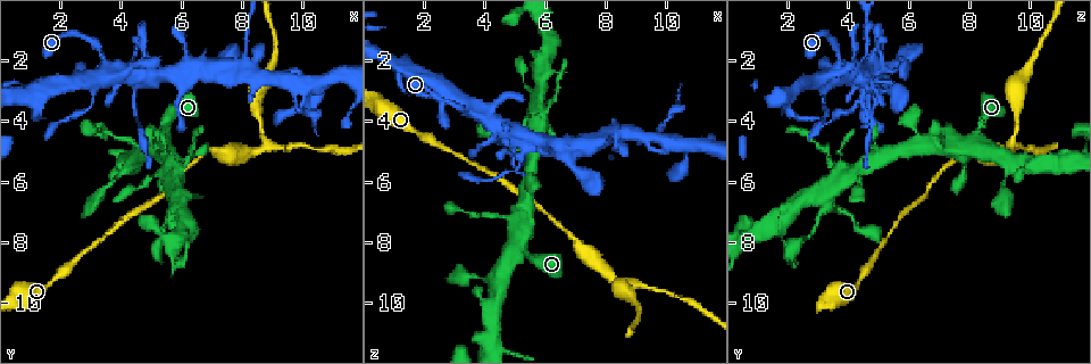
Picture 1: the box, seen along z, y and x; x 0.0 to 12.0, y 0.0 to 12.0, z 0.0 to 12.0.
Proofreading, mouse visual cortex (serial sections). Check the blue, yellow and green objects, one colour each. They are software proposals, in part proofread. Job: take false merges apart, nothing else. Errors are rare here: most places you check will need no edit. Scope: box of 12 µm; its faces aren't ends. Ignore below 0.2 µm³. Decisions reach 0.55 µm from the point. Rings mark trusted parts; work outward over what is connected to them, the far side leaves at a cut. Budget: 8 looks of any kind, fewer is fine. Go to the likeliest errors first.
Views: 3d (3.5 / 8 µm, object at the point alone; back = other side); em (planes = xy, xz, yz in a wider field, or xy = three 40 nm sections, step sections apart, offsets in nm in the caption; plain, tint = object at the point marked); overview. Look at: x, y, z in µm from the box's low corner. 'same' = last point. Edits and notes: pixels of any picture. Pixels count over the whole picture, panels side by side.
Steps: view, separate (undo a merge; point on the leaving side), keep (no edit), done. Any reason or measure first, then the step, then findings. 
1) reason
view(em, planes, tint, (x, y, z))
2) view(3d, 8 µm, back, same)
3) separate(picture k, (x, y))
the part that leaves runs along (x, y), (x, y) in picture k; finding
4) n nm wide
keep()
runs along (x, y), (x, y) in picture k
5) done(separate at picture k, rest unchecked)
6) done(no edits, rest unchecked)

branch point
view(3d, 3.5 µm, (8.7, 4.8, 9.5))

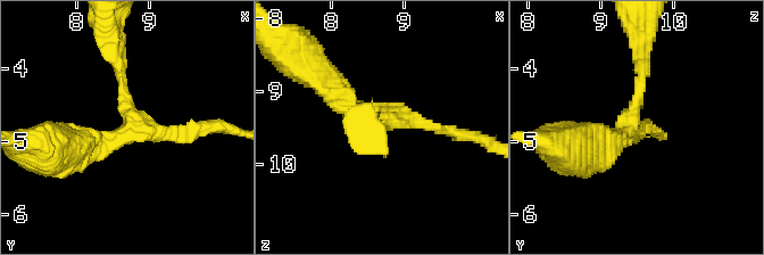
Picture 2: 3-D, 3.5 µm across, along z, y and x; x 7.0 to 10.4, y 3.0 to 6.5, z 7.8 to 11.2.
3 arms; arms of 150, 150, 400 nm; need the tissue
view(em, planes, plain, (8.75, 4.75, 9.40))

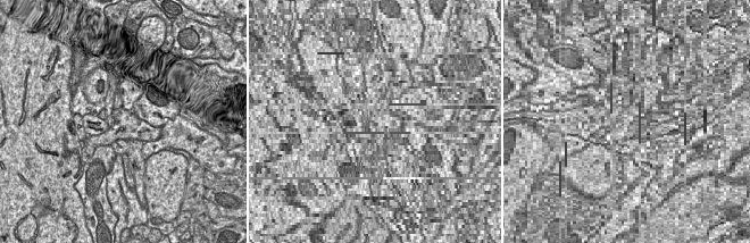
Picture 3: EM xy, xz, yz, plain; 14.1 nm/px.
with the object marked
view(em, planes, tint, same)

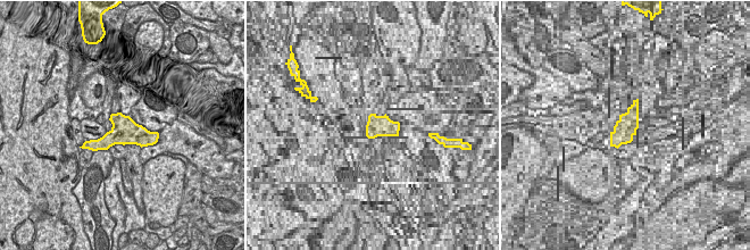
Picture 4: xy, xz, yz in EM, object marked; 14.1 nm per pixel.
keep()
runs along (592, 146), (622, 139), (642, 59) in picture 2; continuous, no second cell

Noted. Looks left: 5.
calibre changes
view(3d, 3.5 µm, (5.2, 4.7, 8.1))

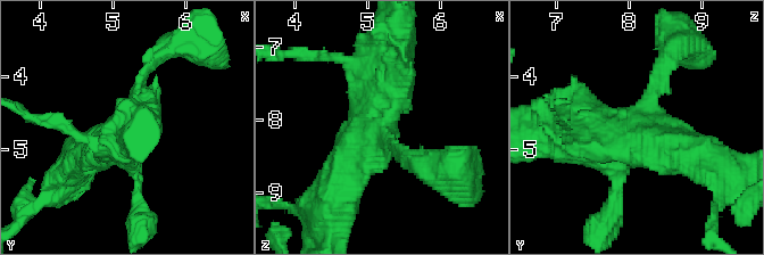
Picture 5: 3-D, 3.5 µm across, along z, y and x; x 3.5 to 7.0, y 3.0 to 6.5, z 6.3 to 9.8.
view(em, xy, step 3, tint, (5.15, 4.75, 8.15))

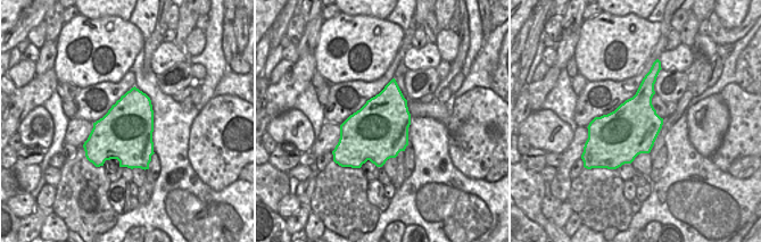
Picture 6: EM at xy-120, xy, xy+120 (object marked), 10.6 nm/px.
keep()
runs along (663, 66), (630, 140), (570, 132) in picture 5; continuous, no second cell

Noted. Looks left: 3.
sharp bend
view(3d, 3.5 µm, back, (3.5, 2.3, 3.7))

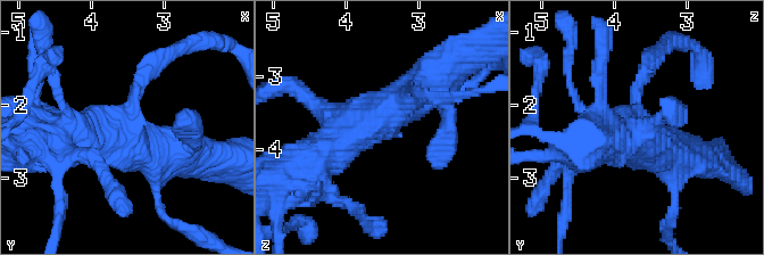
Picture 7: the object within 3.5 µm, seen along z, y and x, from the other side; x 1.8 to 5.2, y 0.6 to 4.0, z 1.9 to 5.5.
view(em, xy, step 1, tint, (3.50, 2.35, 3.65))

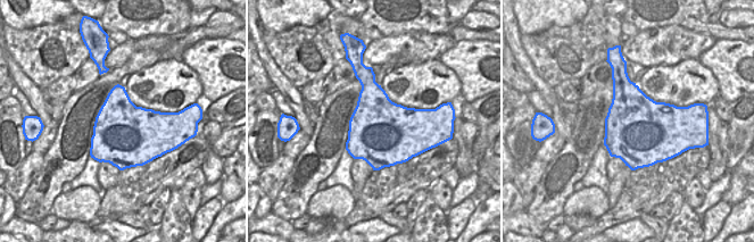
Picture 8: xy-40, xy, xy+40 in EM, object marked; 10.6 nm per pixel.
view(em, xy, step 5, tint, same)

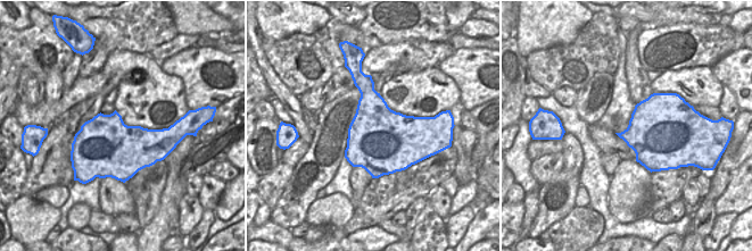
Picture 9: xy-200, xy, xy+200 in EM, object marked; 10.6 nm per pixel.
keep()
runs along (152, 66), (118, 140), (58, 140) in picture 7; continuous, no second cell

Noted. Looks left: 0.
done(no edits, rest unchecked)

